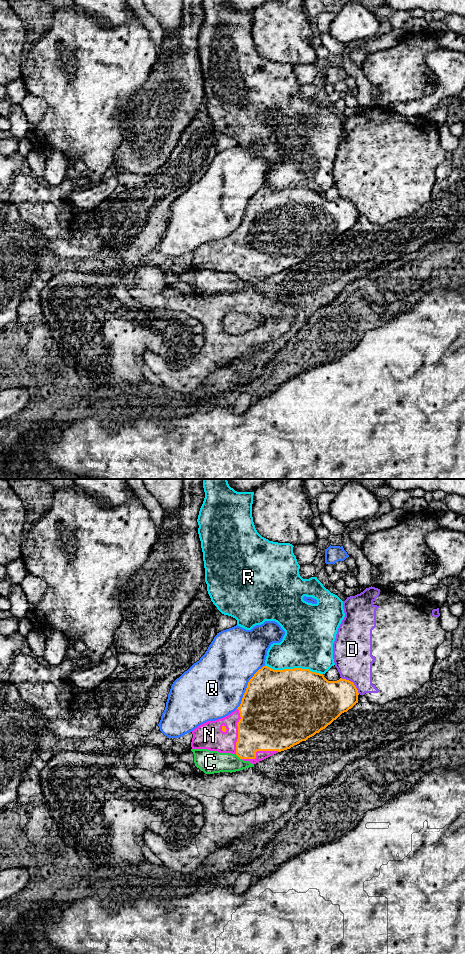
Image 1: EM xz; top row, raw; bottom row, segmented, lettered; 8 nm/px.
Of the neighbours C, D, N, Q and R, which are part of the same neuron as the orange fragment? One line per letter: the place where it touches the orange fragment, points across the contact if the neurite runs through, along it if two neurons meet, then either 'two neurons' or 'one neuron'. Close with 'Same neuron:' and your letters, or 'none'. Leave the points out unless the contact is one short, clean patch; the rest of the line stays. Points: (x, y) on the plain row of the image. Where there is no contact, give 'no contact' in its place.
C: contact xz (239, 277); border xz (236, 274), (241, 279); two neurons
D: contact xz (352, 202); two neurons
N: contact xz (238, 251); one neuron
Q: contact xz (247, 206); two neurons
R: contact xz (294, 188); two neurons
Same neuron: N

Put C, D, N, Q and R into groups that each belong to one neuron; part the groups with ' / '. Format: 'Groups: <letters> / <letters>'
Groups: C / D / N / Q / R

